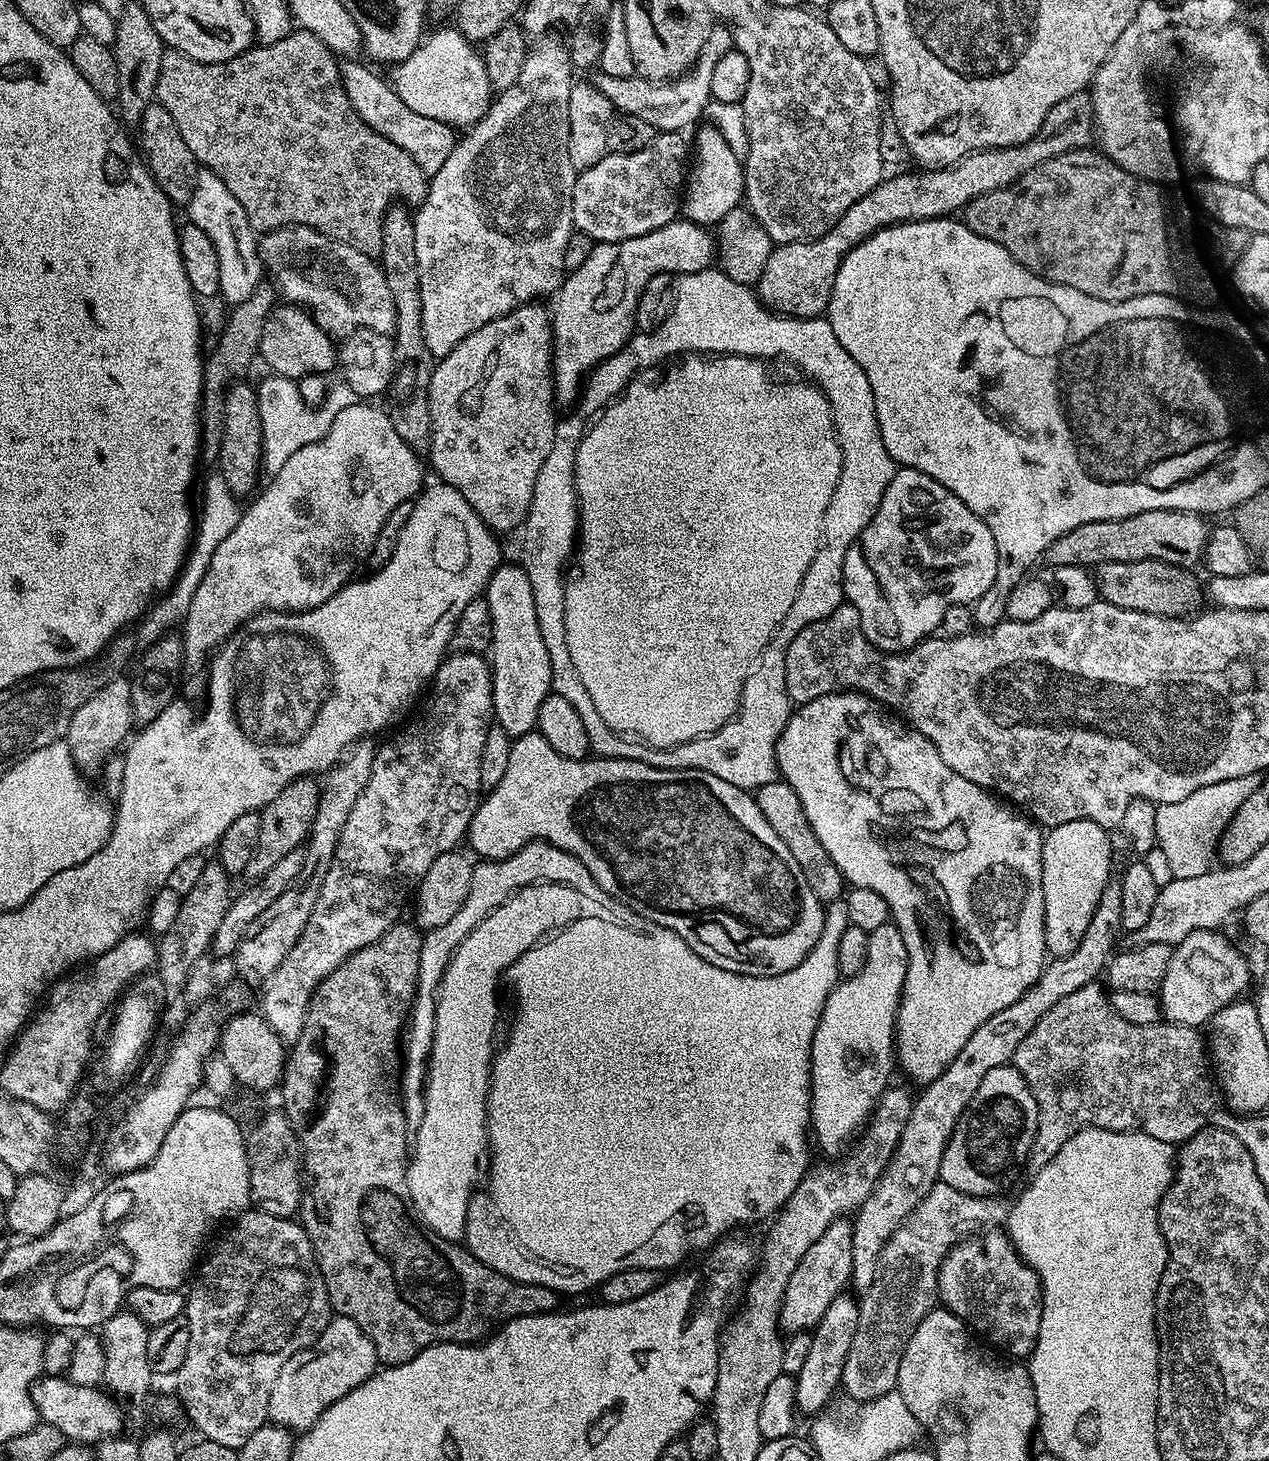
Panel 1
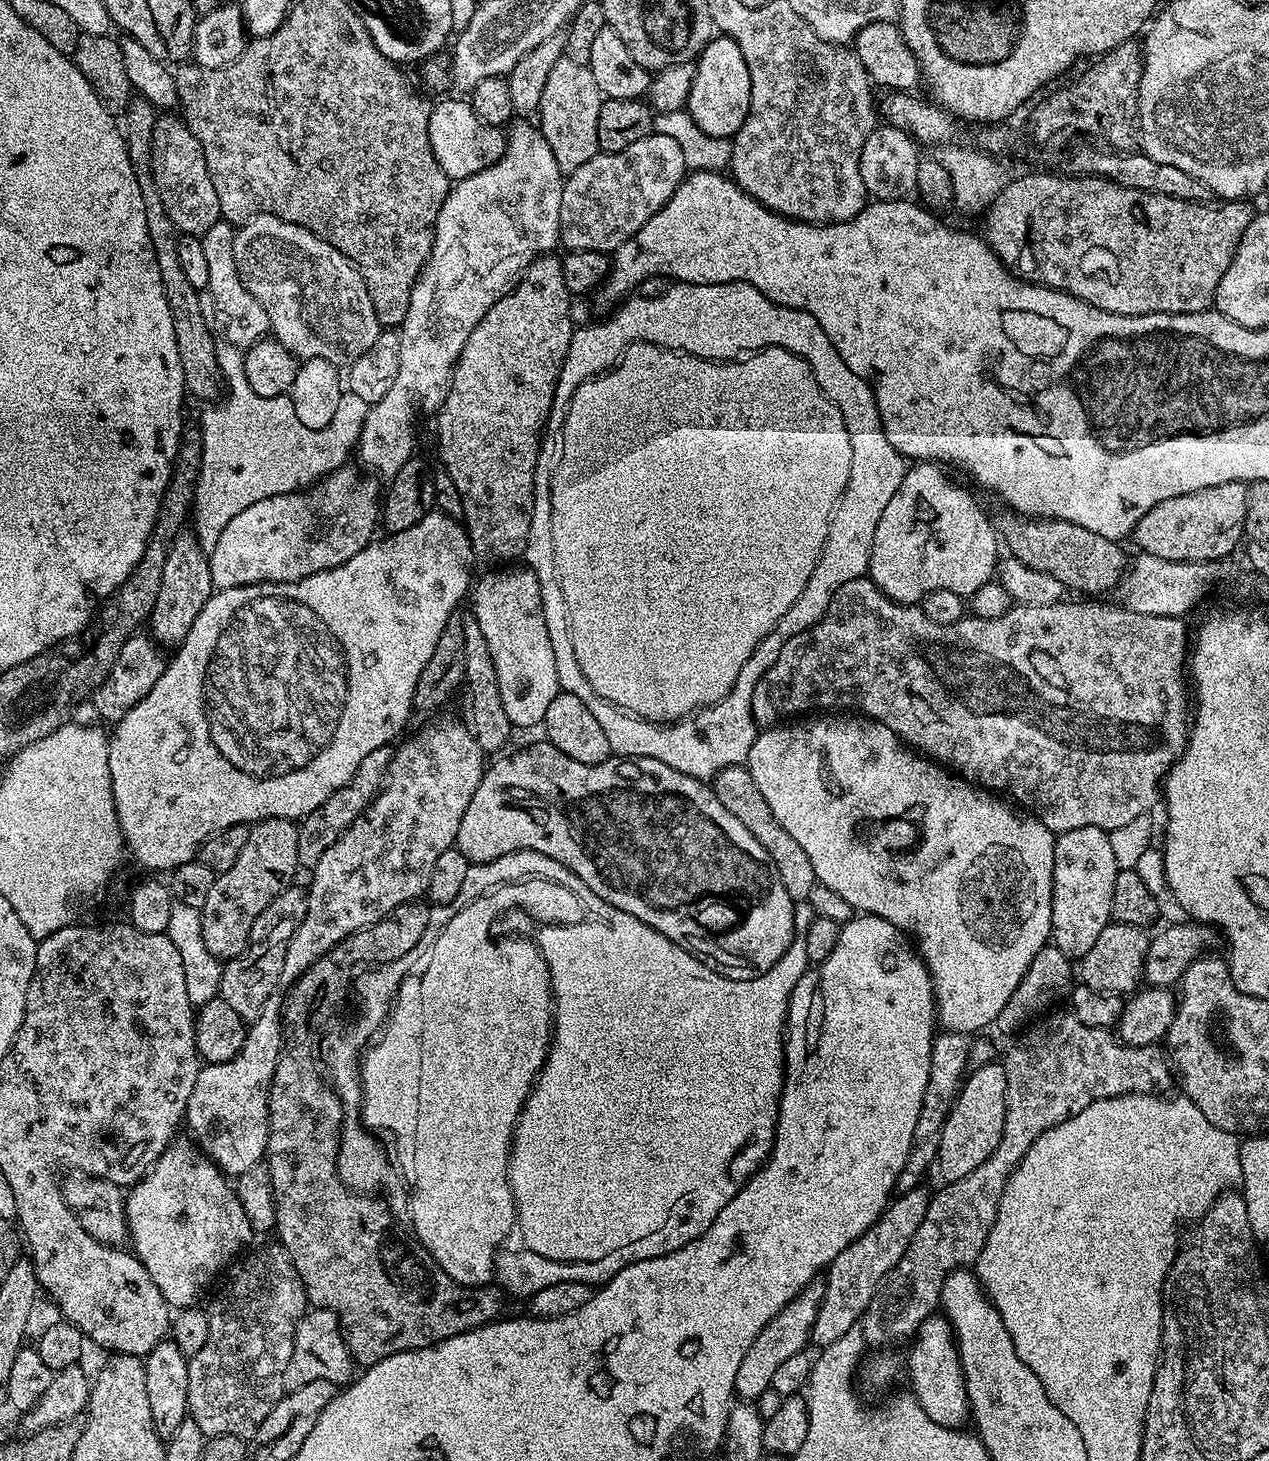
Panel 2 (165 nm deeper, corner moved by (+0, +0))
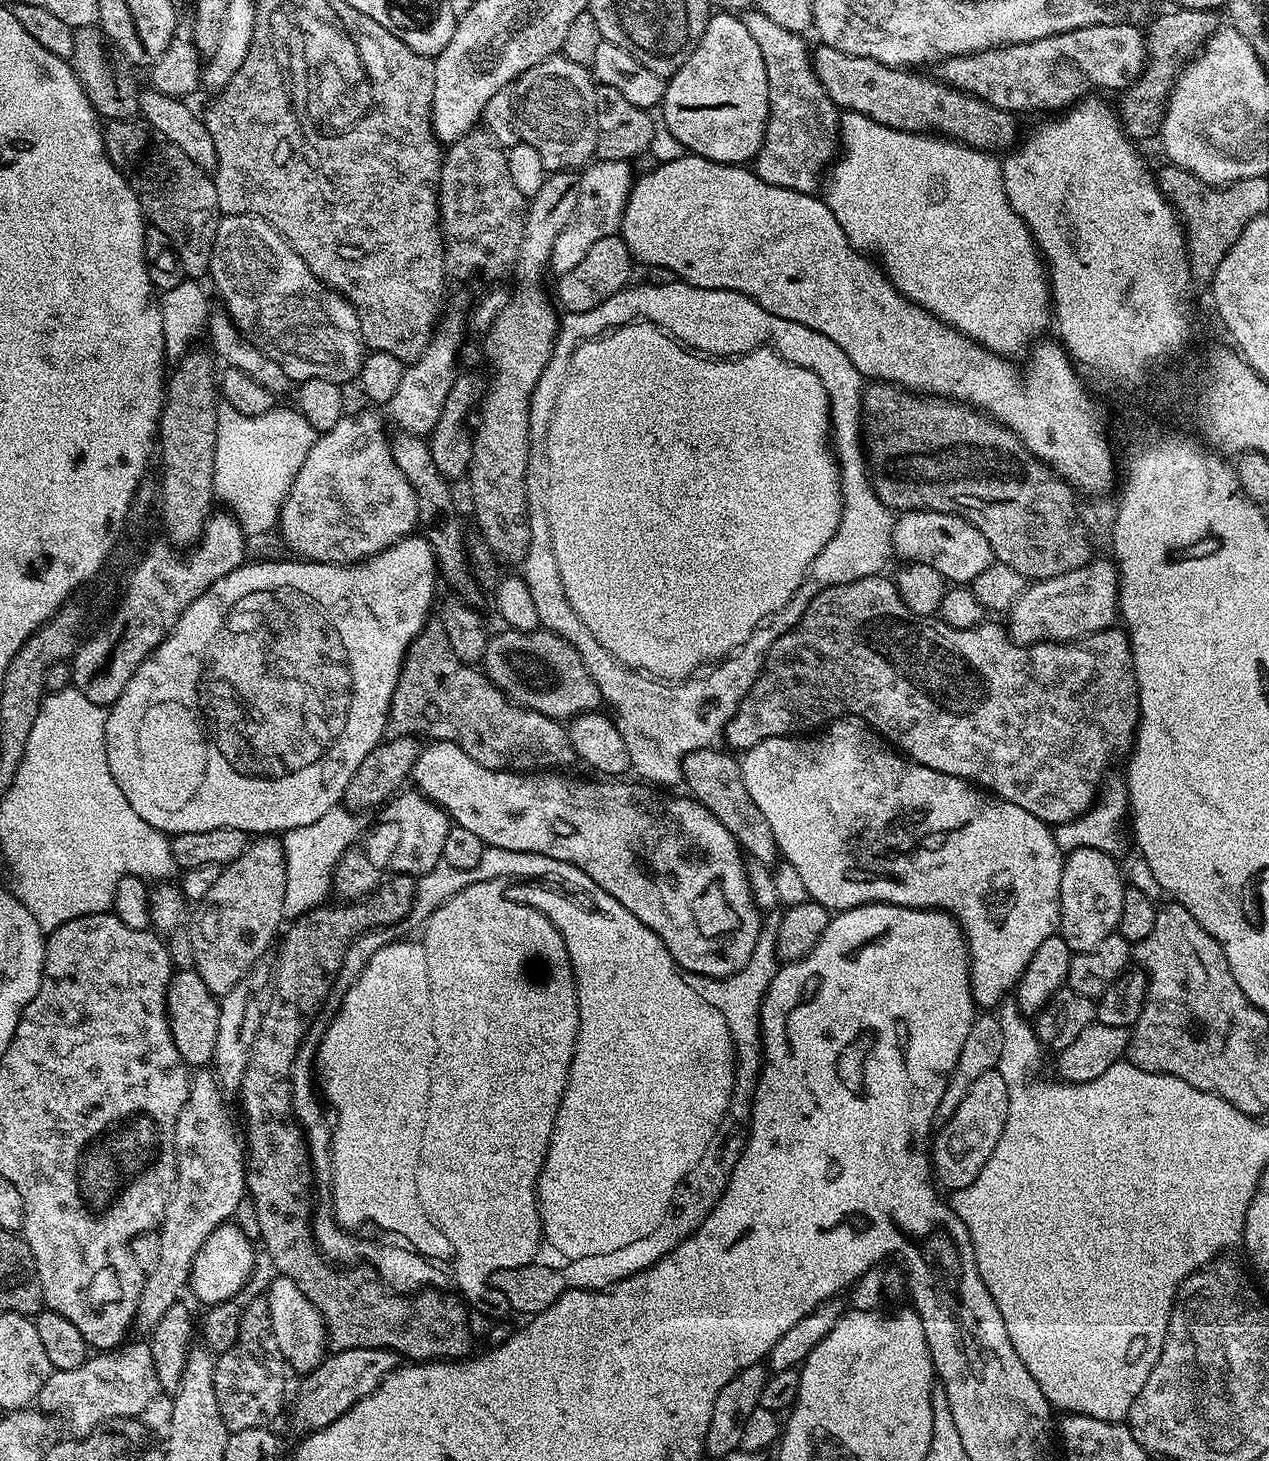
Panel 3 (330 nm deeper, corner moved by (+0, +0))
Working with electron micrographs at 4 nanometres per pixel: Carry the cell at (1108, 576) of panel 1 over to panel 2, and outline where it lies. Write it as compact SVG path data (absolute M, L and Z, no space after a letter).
M1011 510L1000 511L1004 512L994 516L994 527L1003 547L1004 544L1008 547L1007 555L1026 562L1026 566L1034 566L1034 570L1042 570L1042 574L1054 574L1065 589L1111 593L1126 571L1126 556L1124 560L1121 545L1102 538L1102 534L1094 534L1094 530L1086 530L1086 526L1074 526L1074 522L1061 520L1029 518Z

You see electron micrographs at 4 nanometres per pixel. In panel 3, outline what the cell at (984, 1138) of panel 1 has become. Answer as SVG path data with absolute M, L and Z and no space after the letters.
M995 1070L981 1074L974 1086L966 1090L966 1098L962 1098L958 1110L954 1110L949 1120L943 1121L941 1128L944 1129L941 1132L939 1129L931 1141L930 1164L934 1169L935 1179L941 1185L944 1183L946 1187L952 1188L951 1190L969 1188L974 1178L978 1178L982 1166L986 1166L994 1146L998 1146L998 1138L1002 1138L1007 1117L1006 1078L1002 1078L1002 1074Z

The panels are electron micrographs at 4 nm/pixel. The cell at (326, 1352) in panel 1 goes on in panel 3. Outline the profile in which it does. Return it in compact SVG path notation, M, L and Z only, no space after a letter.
M282 1275L275 1277L276 1281L268 1288L268 1316L272 1319L272 1329L278 1342L278 1350L284 1355L284 1363L299 1374L307 1374L316 1369L324 1361L326 1349L329 1347L328 1330L318 1309L290 1282L290 1278Z

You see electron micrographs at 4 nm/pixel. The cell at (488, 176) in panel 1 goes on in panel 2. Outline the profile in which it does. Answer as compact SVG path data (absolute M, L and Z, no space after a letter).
M513 123L511 127L507 129L504 153L500 155L500 159L495 160L490 166L478 168L469 171L467 174L461 175L460 179L449 187L446 202L442 202L442 210L438 210L432 249L428 255L428 260L424 264L424 269L420 271L420 279L416 281L414 290L410 294L410 310L406 310L406 318L403 324L399 325L398 328L400 333L398 378L394 378L394 386L390 386L390 390L386 390L386 398L382 398L377 404L369 407L368 413L366 414L366 422L360 431L358 456L360 452L361 462L369 468L367 471L371 473L373 477L379 478L381 481L387 482L391 480L394 474L398 474L398 470L402 470L402 466L407 460L413 459L414 452L412 452L412 447L416 444L416 415L418 415L420 411L435 413L444 405L448 387L452 385L451 371L455 368L458 358L462 354L462 346L466 346L466 338L470 338L470 334L474 334L474 326L478 326L478 322L482 322L486 310L490 310L490 306L494 306L494 302L498 302L505 294L512 291L512 285L523 276L525 270L536 261L538 256L551 253L553 249L555 249L552 247L557 247L557 245L561 243L559 210L562 209L562 192L566 177L565 173L560 171L558 162L554 162L554 150L550 150L550 142L546 142L546 138L541 134L539 127L537 127L535 123L515 124L516 123Z

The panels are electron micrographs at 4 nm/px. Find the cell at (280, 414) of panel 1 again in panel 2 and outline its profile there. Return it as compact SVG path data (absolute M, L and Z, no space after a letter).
M223 342L216 345L217 362L224 375L226 395L219 402L212 402L200 416L198 427L202 436L202 466L196 483L196 497L192 499L190 524L194 529L198 542L205 552L211 553L218 542L218 534L226 530L226 522L234 518L234 514L242 514L246 506L254 506L254 502L262 502L271 496L281 496L287 492L307 489L317 480L325 477L338 468L349 463L348 455L353 455L360 439L360 431L366 422L366 414L370 405L362 402L358 394L344 390L338 398L338 410L334 410L334 418L330 418L330 426L322 430L310 430L298 422L298 414L294 414L291 395L262 398L250 390L250 382L246 382L244 369L244 352L233 344Z

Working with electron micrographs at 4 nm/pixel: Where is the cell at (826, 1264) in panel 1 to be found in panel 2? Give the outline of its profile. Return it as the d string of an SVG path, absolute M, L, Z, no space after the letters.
M817 1278L811 1280L754 1338L750 1350L742 1357L742 1363L738 1366L738 1374L734 1374L735 1395L744 1402L755 1402L767 1388L771 1388L774 1373L778 1371L781 1362L787 1362L791 1356L805 1351L812 1339L812 1327L814 1318L818 1318L818 1306L822 1306L824 1297L824 1281Z

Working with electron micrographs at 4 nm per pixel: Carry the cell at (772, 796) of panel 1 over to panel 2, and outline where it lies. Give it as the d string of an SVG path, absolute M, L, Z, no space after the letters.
M744 764L726 766L726 770L712 777L710 787L718 802L722 802L722 806L726 806L726 810L730 810L730 814L734 814L734 818L738 818L738 822L742 822L742 826L746 826L746 830L750 830L750 834L754 834L754 838L758 838L758 842L766 846L766 852L770 854L774 866L778 866L778 874L782 874L782 886L786 886L786 894L790 894L794 902L807 901L810 890L814 890L818 882L814 866L810 866L806 850L802 850L802 846L798 846L798 842L794 842L794 838L790 838L790 834L782 830L782 822L778 822L778 818L774 818L774 810L766 806L766 798L762 798L762 790L758 790L748 767Z

